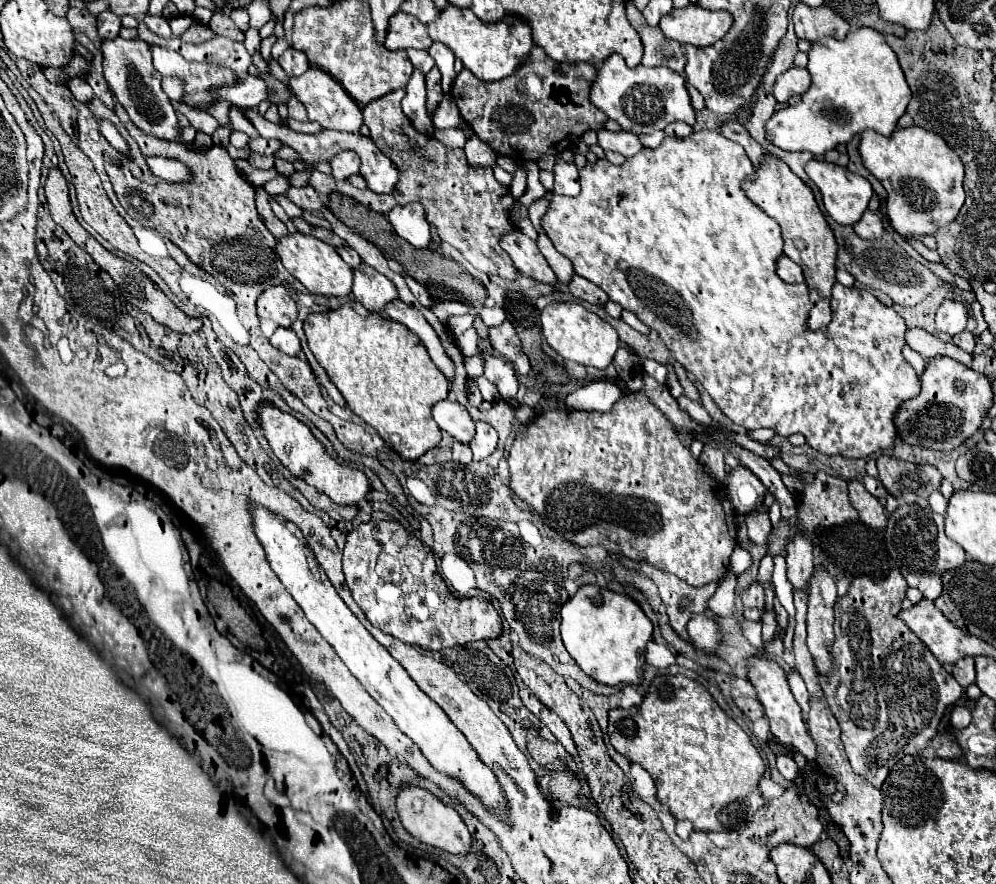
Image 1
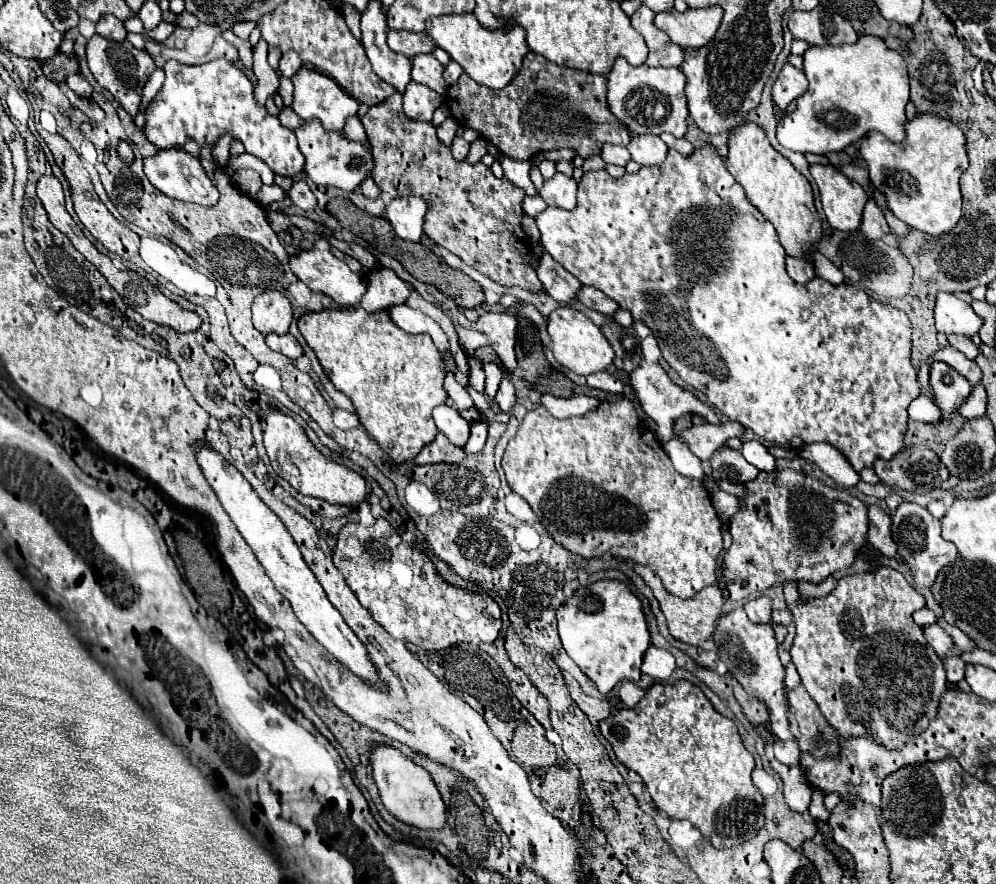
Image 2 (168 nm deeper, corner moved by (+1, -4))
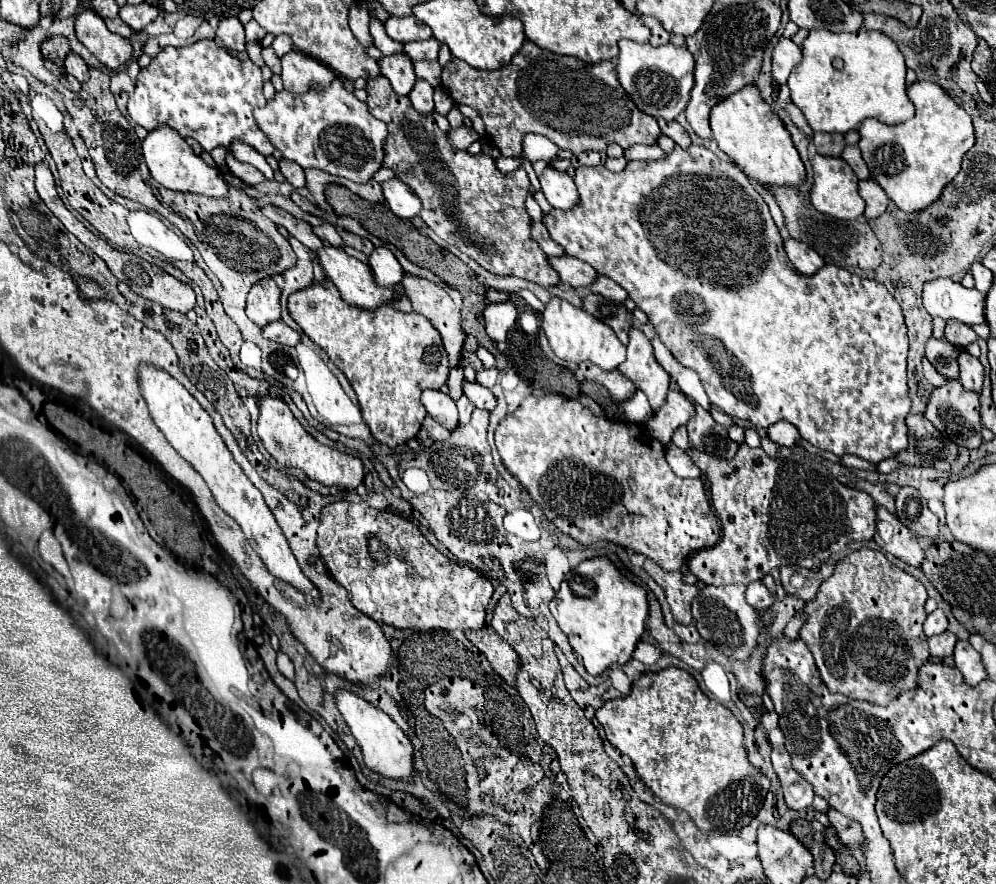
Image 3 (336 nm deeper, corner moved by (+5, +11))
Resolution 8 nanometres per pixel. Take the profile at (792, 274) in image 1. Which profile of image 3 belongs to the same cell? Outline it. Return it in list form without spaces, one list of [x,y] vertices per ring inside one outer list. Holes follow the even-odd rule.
[[[788,238],[784,248],[786,248],[788,258],[794,264],[794,268],[804,276],[812,276],[824,266],[824,260],[818,256],[818,252],[814,252],[814,248],[810,248],[798,240]]]

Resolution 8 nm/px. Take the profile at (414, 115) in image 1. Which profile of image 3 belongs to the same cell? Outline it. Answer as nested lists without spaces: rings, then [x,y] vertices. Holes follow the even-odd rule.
[[[418,80],[414,84],[414,90],[410,92],[410,100],[414,104],[414,110],[420,112],[420,114],[430,114],[434,110],[434,100],[432,100],[432,94],[434,94],[434,88],[424,82],[424,80]]]

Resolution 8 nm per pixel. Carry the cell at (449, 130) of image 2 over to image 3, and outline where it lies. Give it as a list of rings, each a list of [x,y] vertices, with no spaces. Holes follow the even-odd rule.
[[[465,125],[458,129],[450,130],[447,133],[447,136],[456,148],[464,148],[464,150],[466,150],[473,142],[480,139],[474,128]]]

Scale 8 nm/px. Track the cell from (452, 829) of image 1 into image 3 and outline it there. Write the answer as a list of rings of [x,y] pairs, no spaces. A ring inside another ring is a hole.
[[[338,690],[334,694],[334,698],[336,698],[336,708],[340,710],[340,714],[346,720],[346,724],[350,726],[350,732],[354,734],[358,746],[362,748],[366,766],[386,778],[412,778],[412,774],[414,774],[412,744],[404,736],[400,726],[386,712],[372,706],[370,702],[366,702],[364,698],[360,698],[354,692]]]

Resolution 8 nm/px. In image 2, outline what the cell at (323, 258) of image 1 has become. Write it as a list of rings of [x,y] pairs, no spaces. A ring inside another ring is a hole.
[[[318,238],[314,241],[312,249],[300,249],[294,255],[290,255],[290,269],[292,273],[304,283],[308,285],[310,291],[314,293],[324,293],[328,297],[332,297],[338,305],[342,307],[356,307],[360,303],[362,293],[366,291],[366,279],[352,273],[340,259],[336,259],[330,251],[330,245],[324,239]]]

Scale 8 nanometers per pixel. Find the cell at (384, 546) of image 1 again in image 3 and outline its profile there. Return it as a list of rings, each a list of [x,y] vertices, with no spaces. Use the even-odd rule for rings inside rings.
[[[340,500],[328,504],[320,512],[316,546],[328,572],[346,588],[352,604],[376,622],[410,630],[478,630],[484,624],[486,604],[492,596],[490,580],[468,566],[460,566],[456,562],[452,566],[452,562],[442,556],[410,520],[402,516],[370,508],[364,500]]]

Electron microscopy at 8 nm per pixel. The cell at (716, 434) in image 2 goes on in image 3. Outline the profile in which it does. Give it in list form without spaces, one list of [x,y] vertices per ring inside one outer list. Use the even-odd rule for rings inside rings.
[[[668,392],[666,404],[662,406],[660,412],[656,412],[654,418],[650,418],[648,430],[650,430],[650,434],[654,434],[654,438],[658,438],[666,446],[666,444],[670,444],[672,430],[686,424],[688,418],[692,418],[692,416],[694,416],[692,402],[680,392]]]

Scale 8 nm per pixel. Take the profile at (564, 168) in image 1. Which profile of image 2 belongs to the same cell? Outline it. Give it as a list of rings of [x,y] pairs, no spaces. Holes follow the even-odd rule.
[[[556,173],[552,179],[544,181],[544,187],[538,191],[540,197],[548,205],[560,207],[560,209],[574,209],[576,207],[576,181],[574,177],[568,177],[564,173]]]

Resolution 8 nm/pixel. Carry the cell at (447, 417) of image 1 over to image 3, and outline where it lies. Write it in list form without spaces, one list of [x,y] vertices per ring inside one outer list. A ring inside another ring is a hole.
[[[424,390],[420,402],[424,404],[426,412],[444,428],[454,430],[458,426],[458,410],[454,400],[440,390]]]

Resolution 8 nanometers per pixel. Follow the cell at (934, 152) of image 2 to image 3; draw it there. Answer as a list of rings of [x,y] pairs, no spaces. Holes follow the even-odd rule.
[[[916,80],[908,86],[908,96],[916,106],[914,118],[894,126],[866,118],[858,128],[858,148],[870,176],[900,210],[912,214],[938,200],[942,188],[960,172],[964,154],[974,146],[974,128],[970,114],[956,104],[940,84]]]

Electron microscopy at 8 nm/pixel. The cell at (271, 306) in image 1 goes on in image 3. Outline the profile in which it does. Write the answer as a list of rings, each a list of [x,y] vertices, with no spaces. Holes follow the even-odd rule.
[[[262,278],[250,288],[246,316],[256,326],[266,326],[274,320],[280,320],[280,288],[272,278]]]

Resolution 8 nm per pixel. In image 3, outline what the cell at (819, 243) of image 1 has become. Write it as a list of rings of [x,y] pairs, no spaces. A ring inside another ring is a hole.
[[[754,84],[734,92],[726,100],[720,100],[710,112],[710,128],[712,138],[718,142],[720,150],[726,152],[744,174],[752,176],[762,186],[798,186],[804,180],[806,170],[798,156],[798,150],[794,148],[790,132],[786,130],[778,114],[770,108],[770,104],[762,100],[760,90]]]

